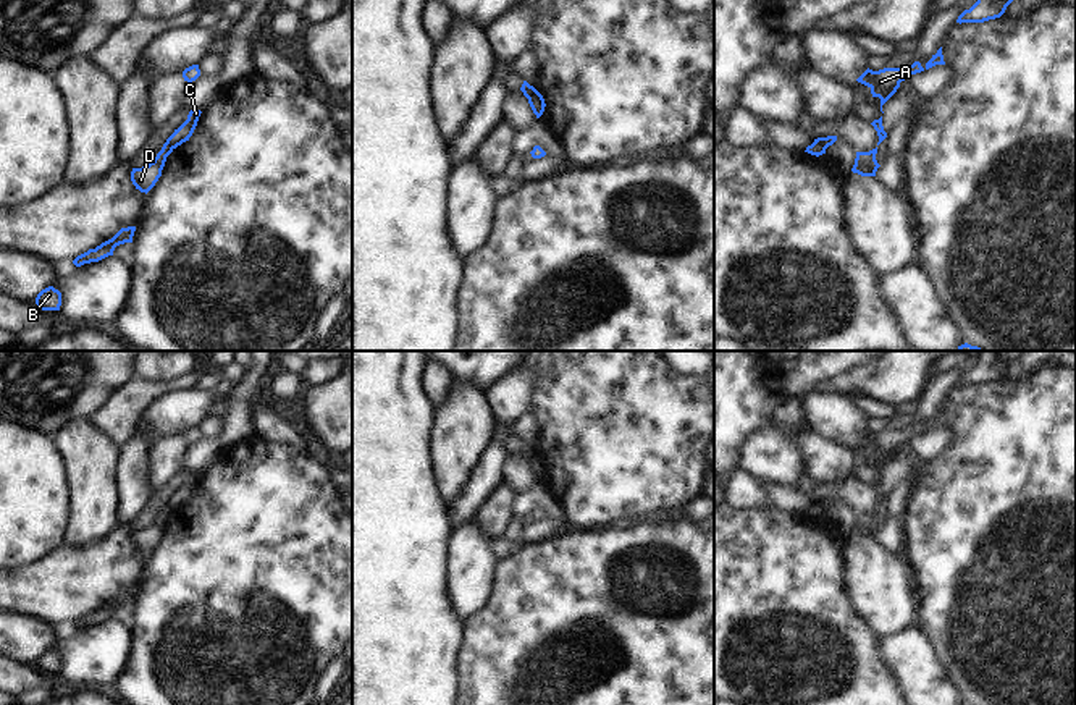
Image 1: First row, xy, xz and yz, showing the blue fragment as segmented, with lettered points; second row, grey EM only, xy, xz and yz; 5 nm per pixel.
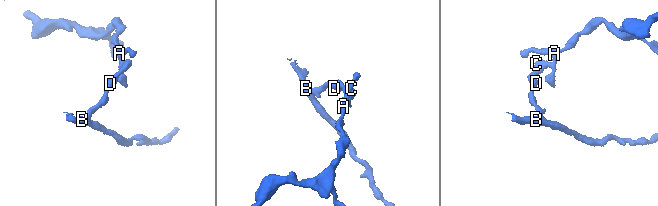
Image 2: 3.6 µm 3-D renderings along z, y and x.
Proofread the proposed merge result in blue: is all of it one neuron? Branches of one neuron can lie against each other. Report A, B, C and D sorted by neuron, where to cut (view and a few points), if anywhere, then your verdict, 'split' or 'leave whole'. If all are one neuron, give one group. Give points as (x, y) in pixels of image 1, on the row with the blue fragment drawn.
groups A C / B D; cut yz (815, 139), (824, 149); split

